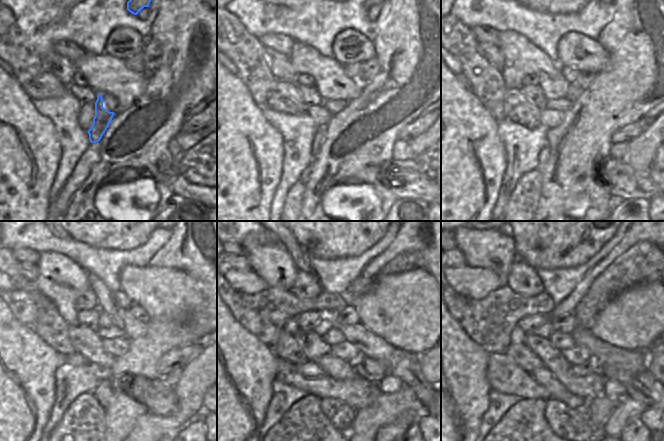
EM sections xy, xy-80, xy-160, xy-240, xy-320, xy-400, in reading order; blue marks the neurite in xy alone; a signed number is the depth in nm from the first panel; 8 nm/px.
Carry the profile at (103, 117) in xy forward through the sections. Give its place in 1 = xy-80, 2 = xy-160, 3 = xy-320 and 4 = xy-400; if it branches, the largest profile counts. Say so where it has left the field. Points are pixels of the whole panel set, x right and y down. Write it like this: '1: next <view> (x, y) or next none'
1: next xy-80 (321, 131)
2: next xy-160 (544, 153)
3: next xy-320 (342, 415)
4: next xy-400 (573, 424)

